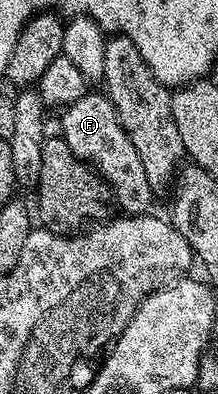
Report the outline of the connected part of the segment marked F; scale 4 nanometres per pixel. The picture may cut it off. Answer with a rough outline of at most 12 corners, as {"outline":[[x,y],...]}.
{"outline":[[105,94],[62,112],[62,138],[127,216],[156,199]]}

